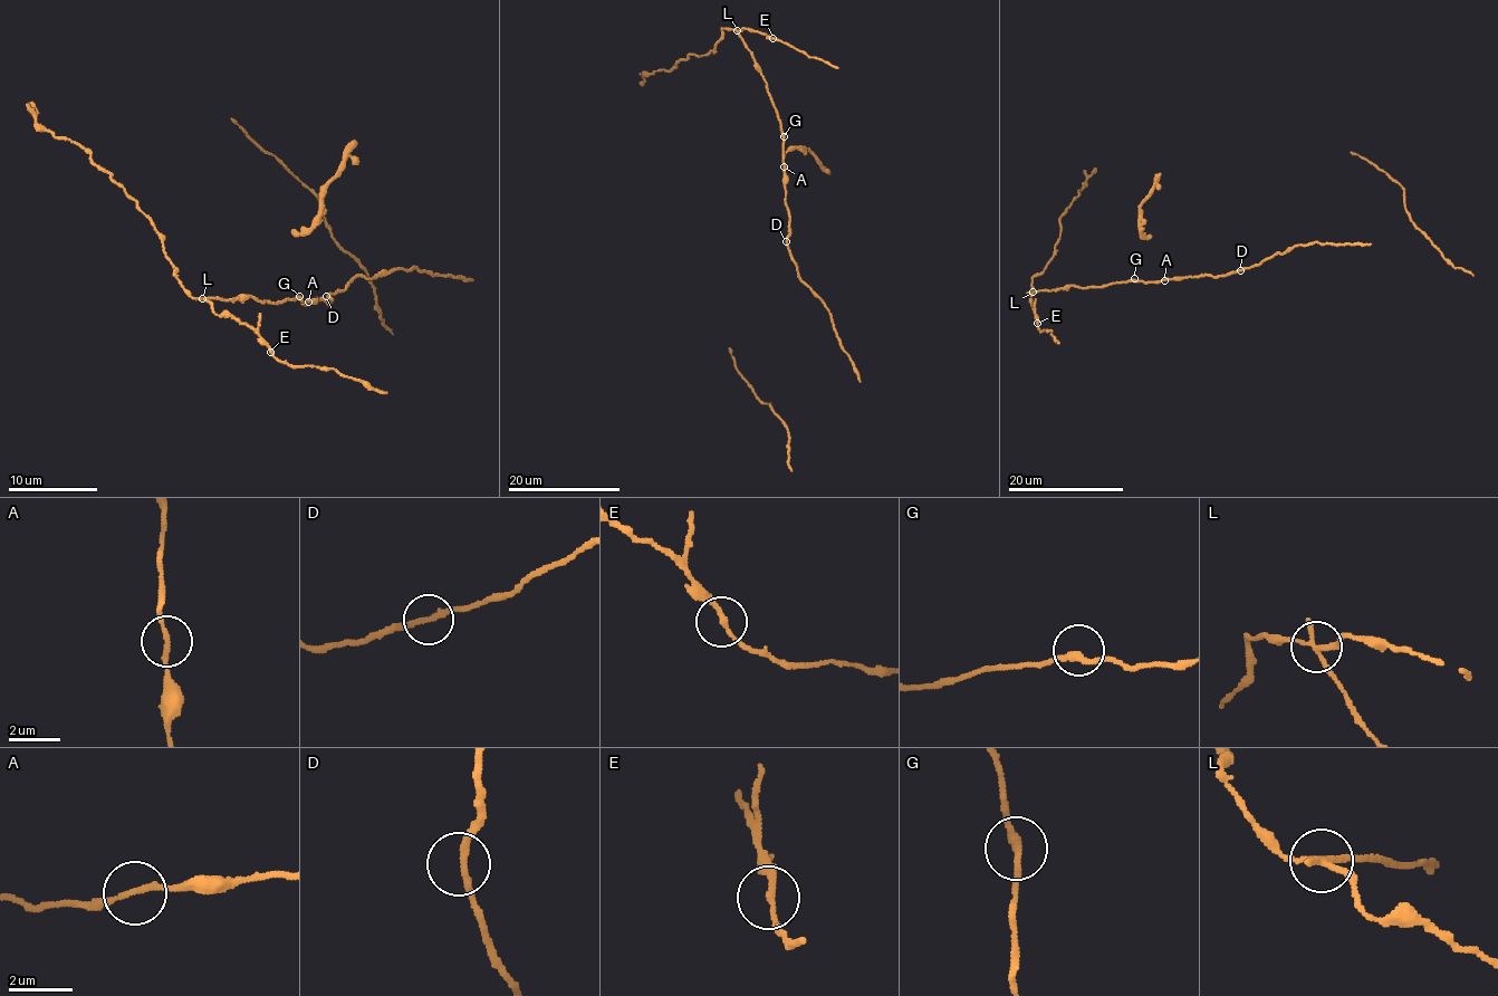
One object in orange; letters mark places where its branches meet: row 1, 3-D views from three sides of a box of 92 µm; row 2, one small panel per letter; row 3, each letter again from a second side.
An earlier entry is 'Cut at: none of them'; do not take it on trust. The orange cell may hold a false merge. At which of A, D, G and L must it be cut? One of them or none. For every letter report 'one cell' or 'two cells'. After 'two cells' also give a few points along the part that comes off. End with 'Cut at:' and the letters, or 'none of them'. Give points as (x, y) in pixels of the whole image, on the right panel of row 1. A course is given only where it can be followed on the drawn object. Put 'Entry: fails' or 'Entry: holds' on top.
Entry: fails
A: one cell
D: one cell
G: one cell
L: two cells; course (1033, 291), (1033, 277), (1044, 270), (1055, 250), (1063, 214), (1095, 168)
Cut at: L

